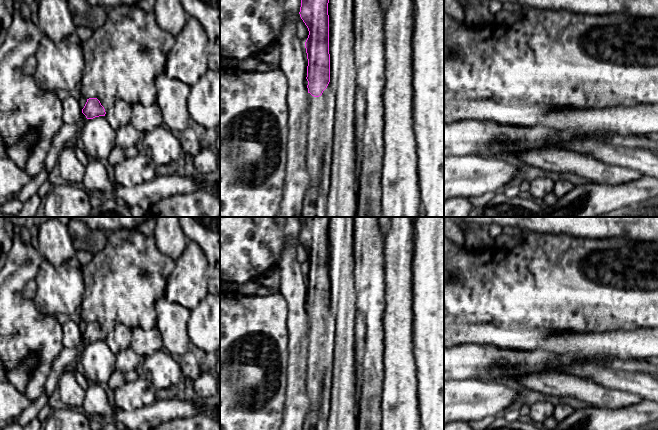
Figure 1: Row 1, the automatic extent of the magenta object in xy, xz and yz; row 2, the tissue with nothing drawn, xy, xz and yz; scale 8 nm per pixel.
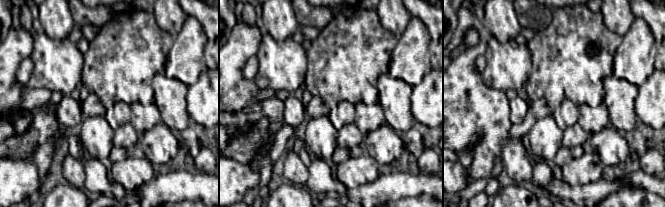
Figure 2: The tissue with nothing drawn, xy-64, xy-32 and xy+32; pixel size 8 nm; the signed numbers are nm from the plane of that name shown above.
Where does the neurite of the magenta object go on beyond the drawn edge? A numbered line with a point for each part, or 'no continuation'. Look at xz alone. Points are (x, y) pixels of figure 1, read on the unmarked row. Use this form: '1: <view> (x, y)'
1: xz (321, 335)

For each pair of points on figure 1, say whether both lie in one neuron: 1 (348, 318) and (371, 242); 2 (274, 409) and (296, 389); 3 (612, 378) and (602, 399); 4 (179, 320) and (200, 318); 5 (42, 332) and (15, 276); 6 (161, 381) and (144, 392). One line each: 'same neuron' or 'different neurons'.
1: different neurons
2: different neurons
3: different neurons
4: different neurons
5: same neuron
6: different neurons

